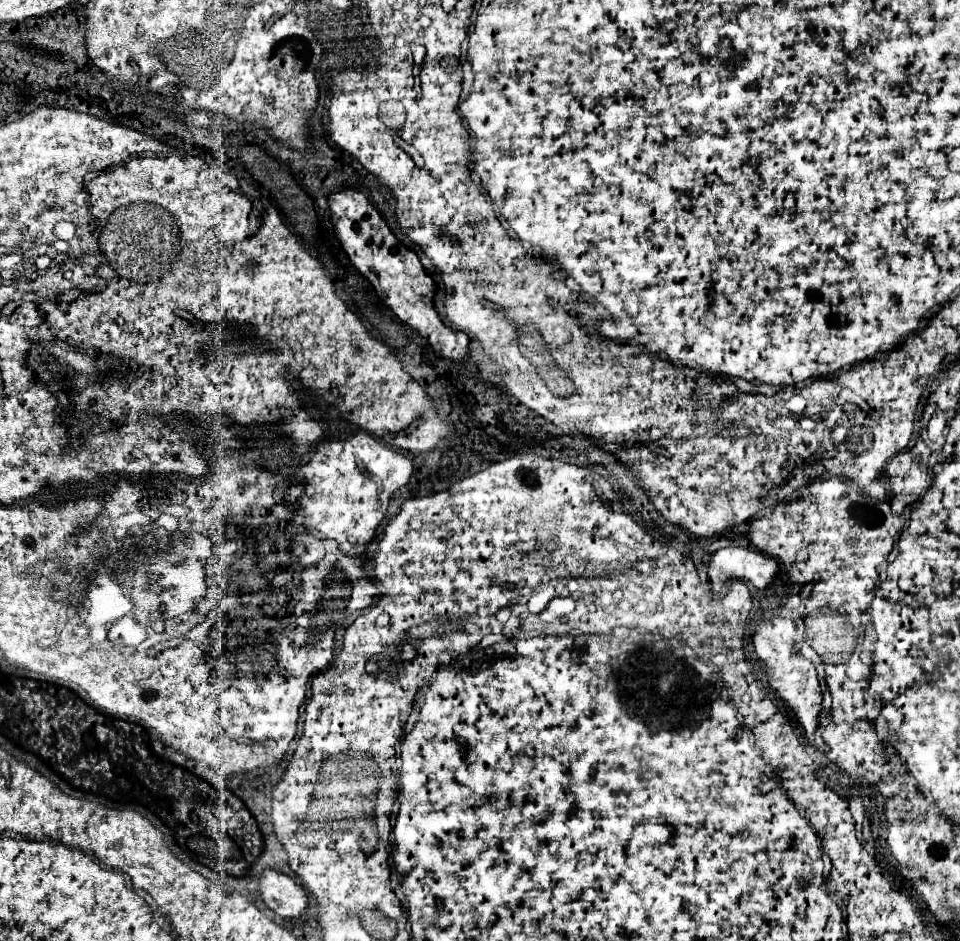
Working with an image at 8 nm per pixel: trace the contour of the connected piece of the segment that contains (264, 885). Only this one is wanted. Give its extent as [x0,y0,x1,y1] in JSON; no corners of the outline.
[259,870,307,918]

